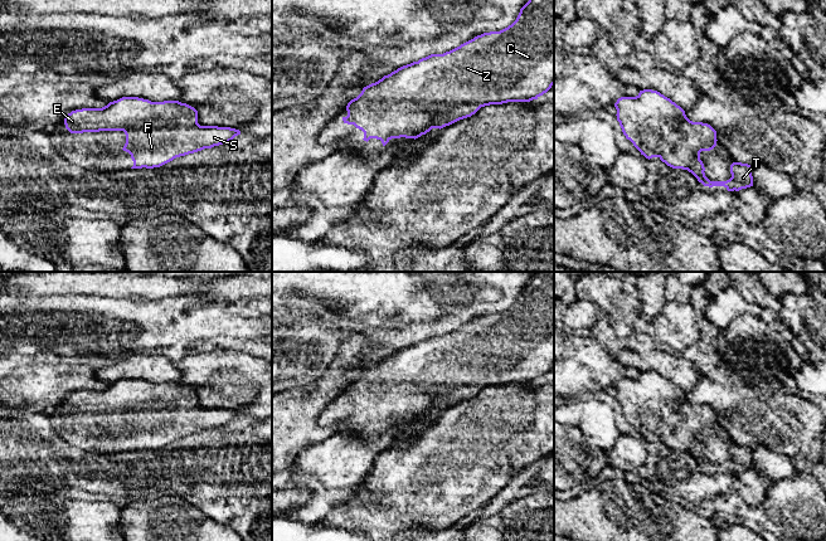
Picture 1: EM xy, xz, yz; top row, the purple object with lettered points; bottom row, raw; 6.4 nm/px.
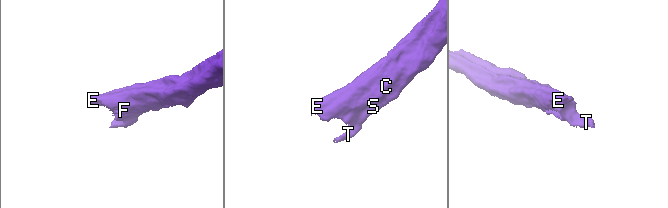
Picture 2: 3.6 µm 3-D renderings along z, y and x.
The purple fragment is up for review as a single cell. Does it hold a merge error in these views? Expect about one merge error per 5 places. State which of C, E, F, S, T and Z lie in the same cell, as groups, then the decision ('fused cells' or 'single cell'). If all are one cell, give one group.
groups C E F S T Z; single cell

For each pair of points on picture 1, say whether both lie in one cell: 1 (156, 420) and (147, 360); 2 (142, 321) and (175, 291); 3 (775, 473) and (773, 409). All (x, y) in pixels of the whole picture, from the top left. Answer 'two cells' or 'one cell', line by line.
1: two cells
2: two cells
3: two cells

